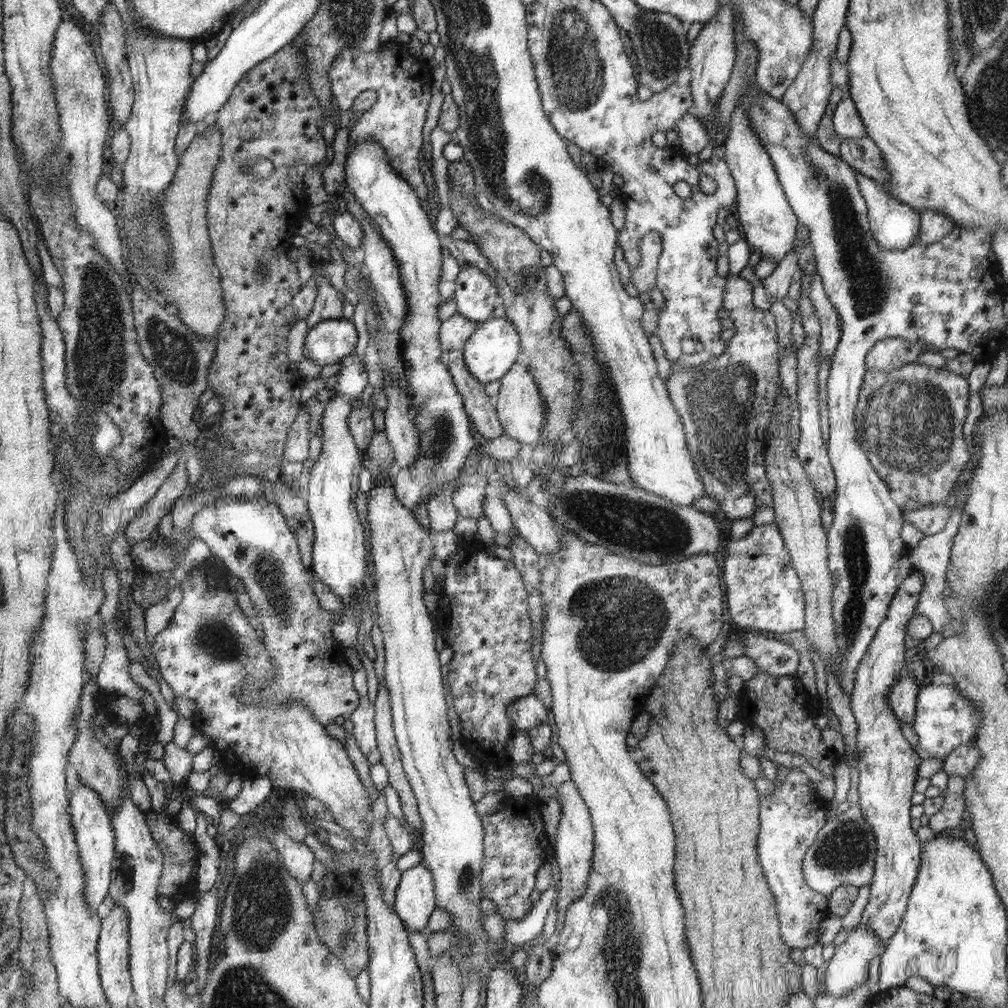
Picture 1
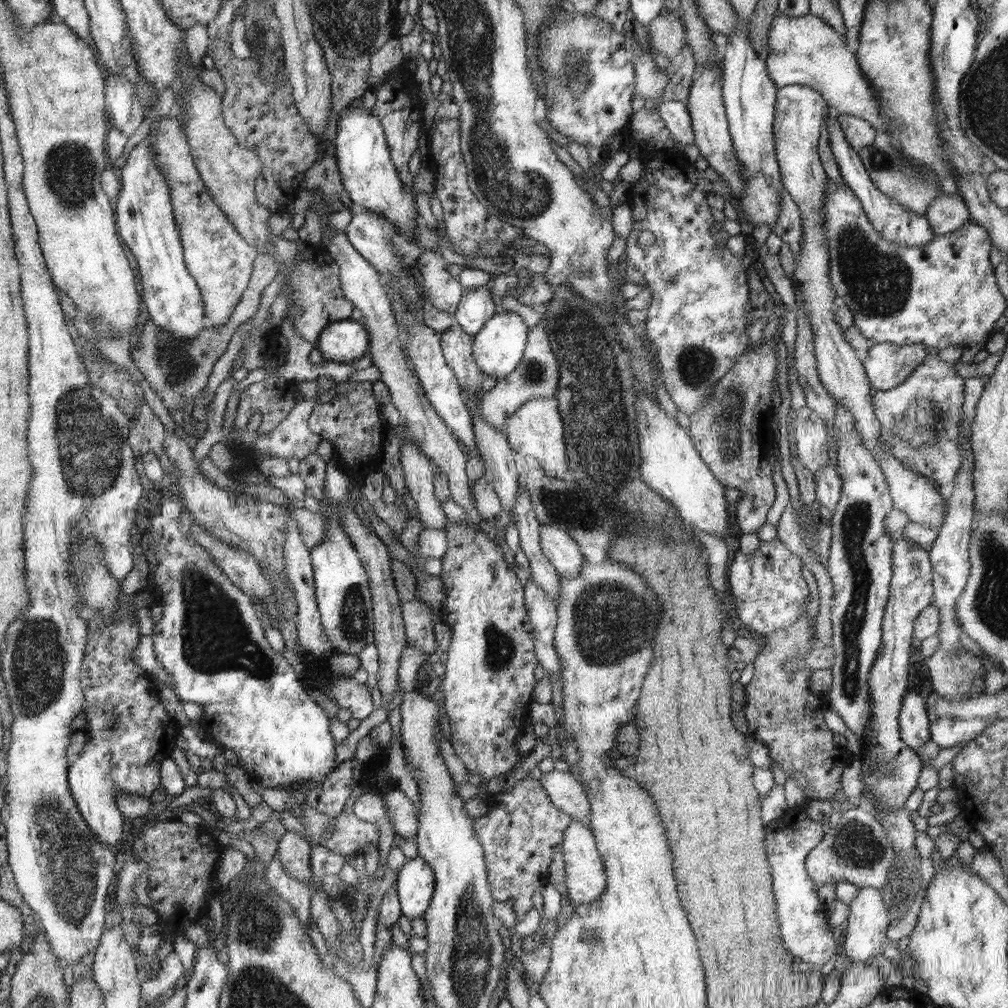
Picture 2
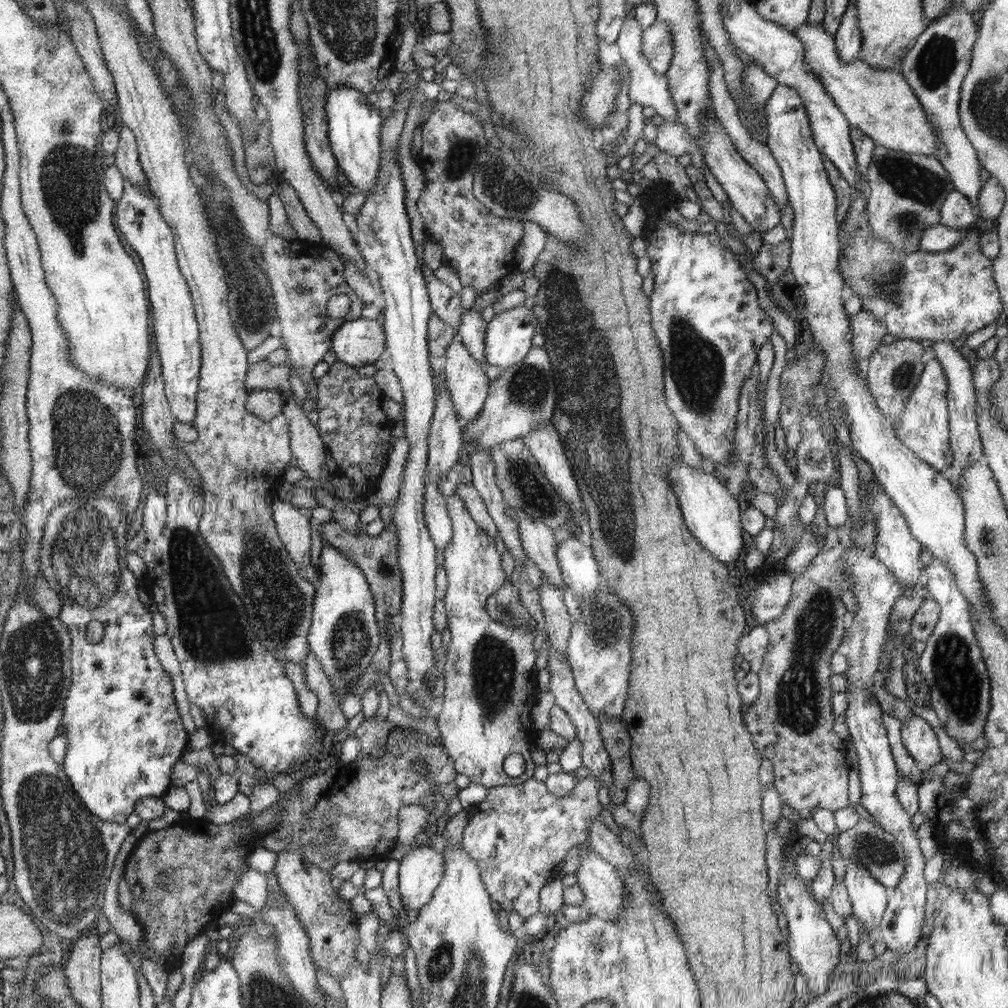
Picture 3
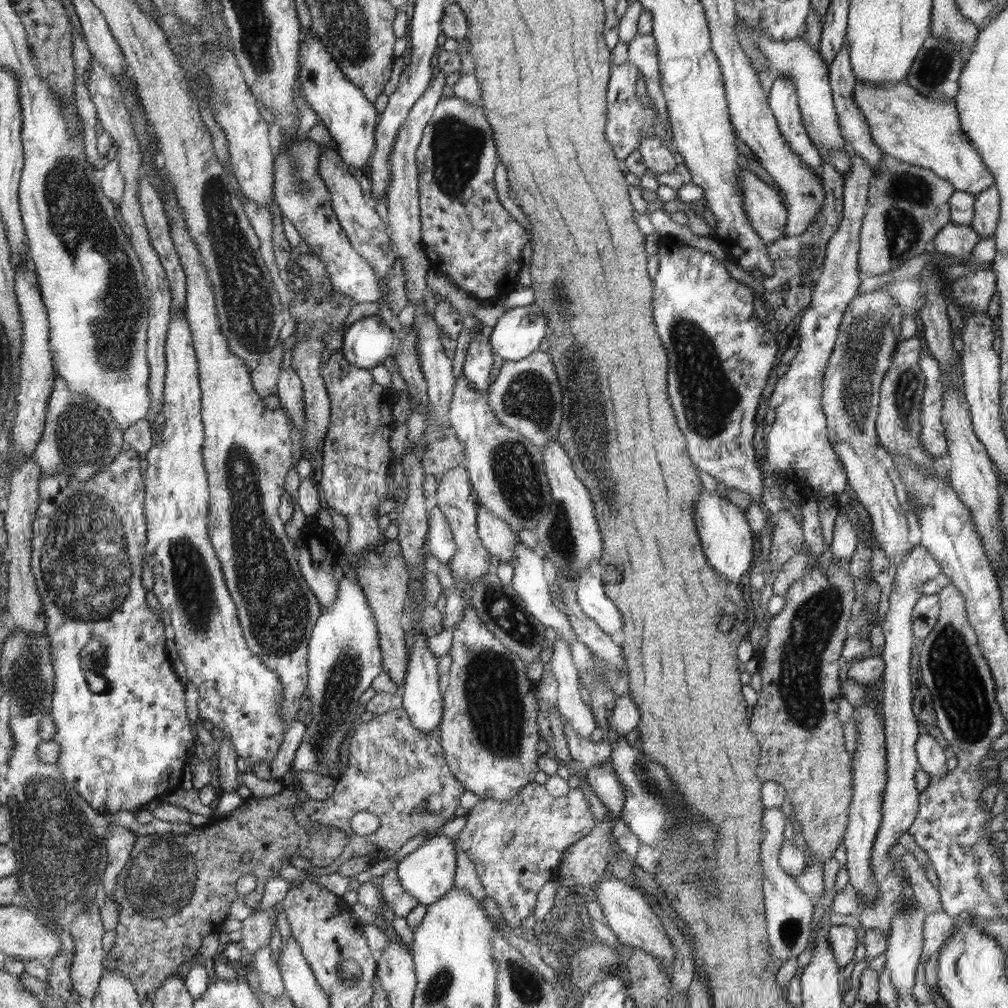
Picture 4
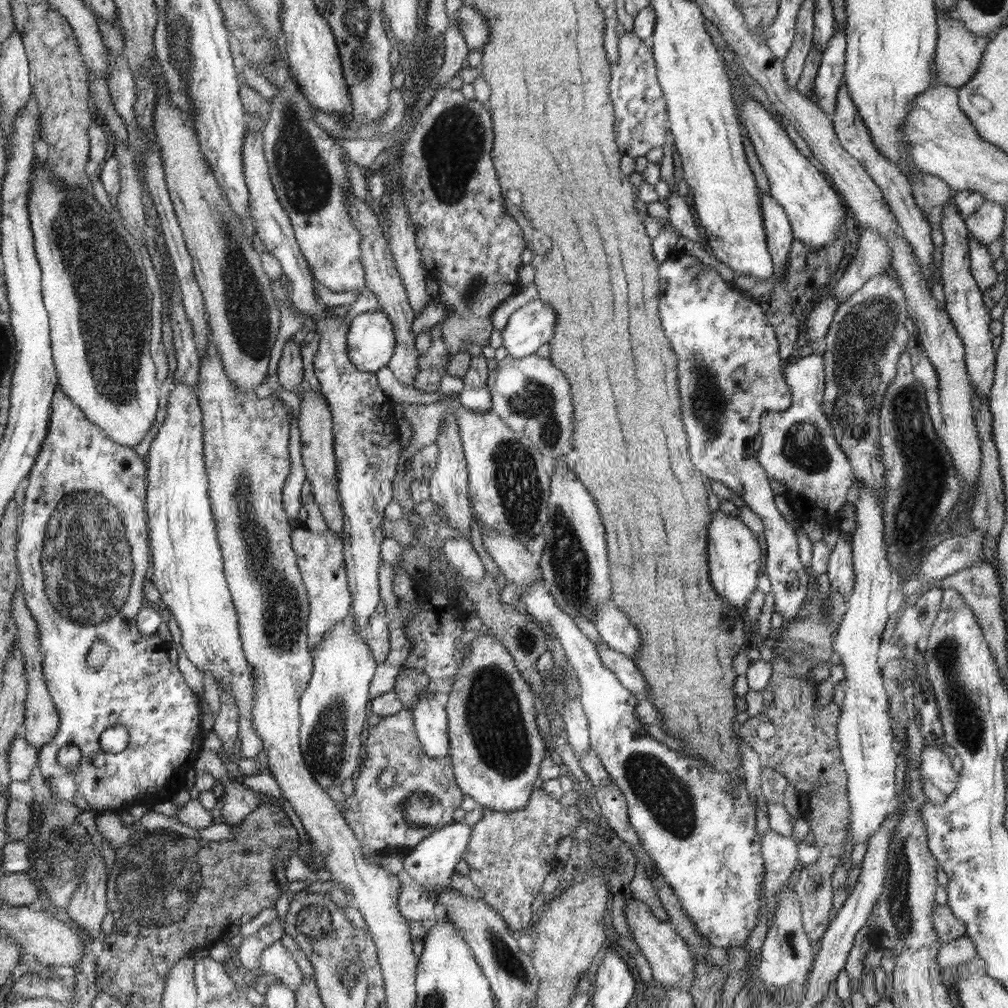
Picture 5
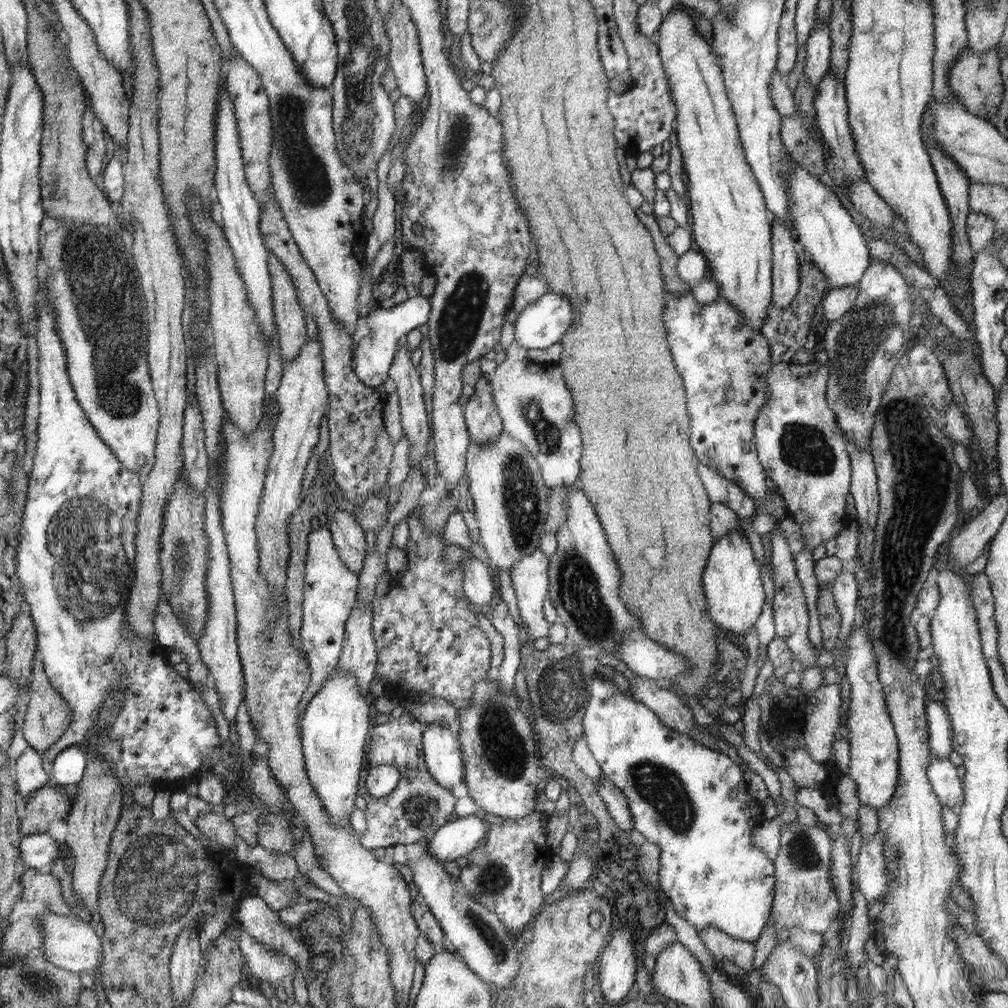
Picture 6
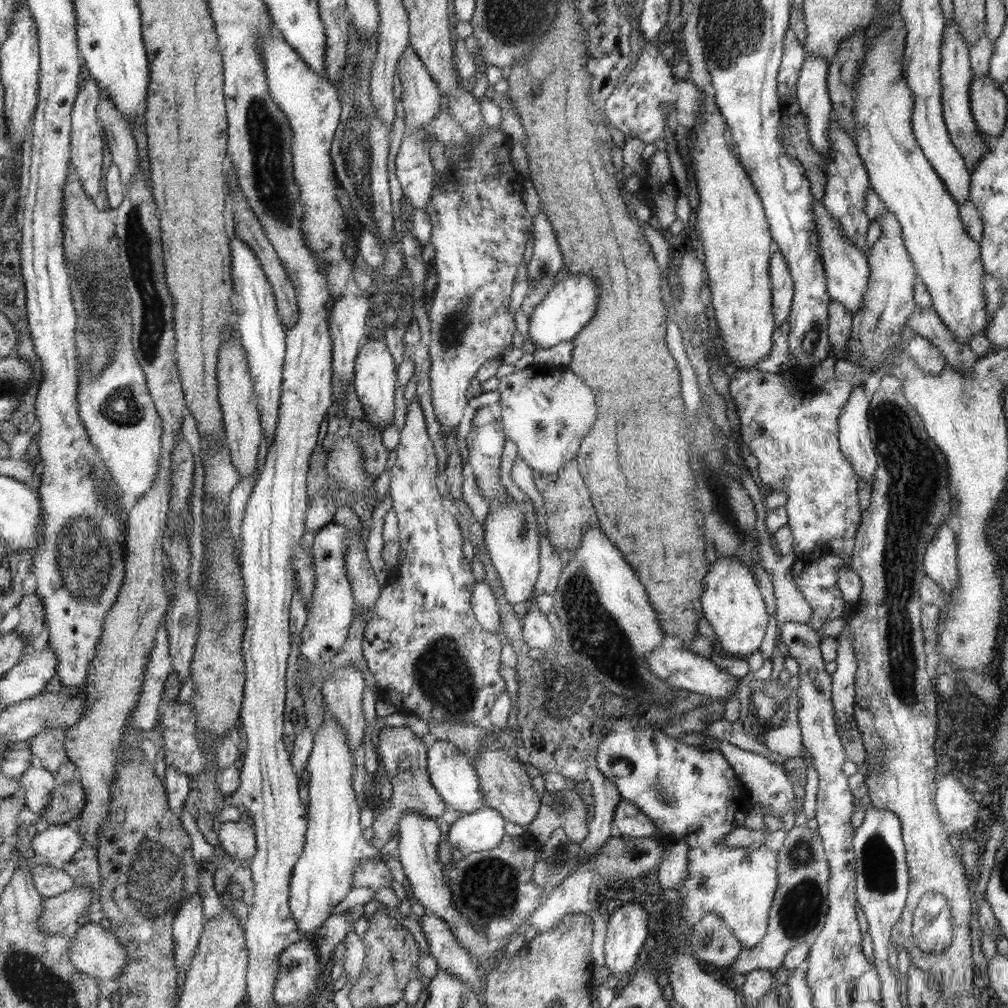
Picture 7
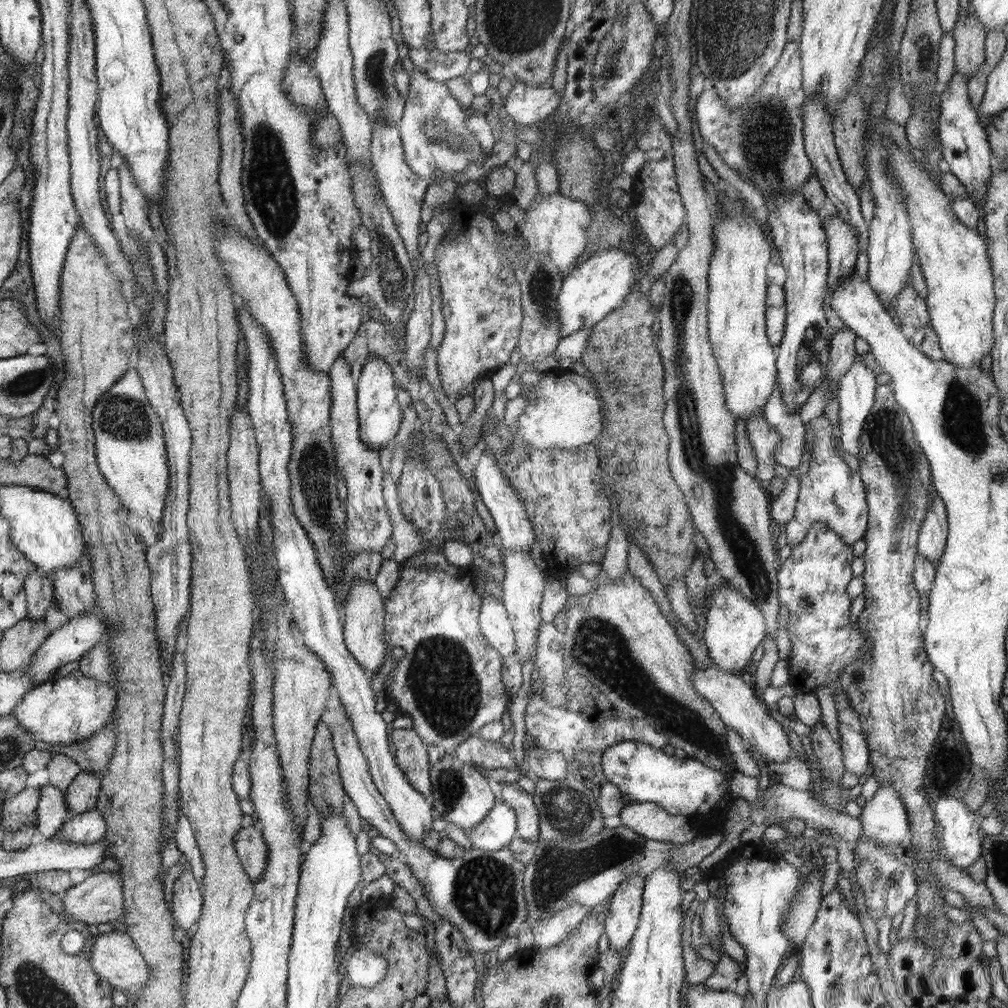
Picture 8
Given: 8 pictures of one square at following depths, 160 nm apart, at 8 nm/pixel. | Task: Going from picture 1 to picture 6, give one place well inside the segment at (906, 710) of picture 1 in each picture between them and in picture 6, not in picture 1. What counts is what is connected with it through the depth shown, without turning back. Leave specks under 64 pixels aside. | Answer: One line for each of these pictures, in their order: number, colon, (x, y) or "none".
2: (914, 726)
3: (919, 738)
4: (932, 758)
5: (934, 764)
6: (943, 776)

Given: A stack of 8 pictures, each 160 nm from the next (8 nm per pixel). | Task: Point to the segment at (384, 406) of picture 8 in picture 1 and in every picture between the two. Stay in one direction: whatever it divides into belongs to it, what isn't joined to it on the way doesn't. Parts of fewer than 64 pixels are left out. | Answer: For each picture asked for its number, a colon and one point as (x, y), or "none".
1: (330, 341)
2: (343, 341)
3: (360, 342)
4: (367, 343)
5: (371, 341)
6: (375, 341)
7: (375, 379)

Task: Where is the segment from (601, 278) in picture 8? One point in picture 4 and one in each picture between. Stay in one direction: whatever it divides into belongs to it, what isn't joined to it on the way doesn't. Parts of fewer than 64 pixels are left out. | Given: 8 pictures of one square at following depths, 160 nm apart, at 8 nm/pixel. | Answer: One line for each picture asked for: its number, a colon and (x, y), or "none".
4: (517, 334)
5: (531, 326)
6: (543, 323)
7: (569, 306)

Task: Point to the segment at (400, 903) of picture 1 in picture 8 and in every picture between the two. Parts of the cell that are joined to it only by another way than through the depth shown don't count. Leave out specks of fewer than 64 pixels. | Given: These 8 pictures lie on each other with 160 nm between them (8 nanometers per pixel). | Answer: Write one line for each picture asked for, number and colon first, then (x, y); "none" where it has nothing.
2: (415, 884)
3: (420, 872)
4: (428, 873)
5: (432, 864)
6: (459, 838)
7: (482, 830)
8: (495, 832)

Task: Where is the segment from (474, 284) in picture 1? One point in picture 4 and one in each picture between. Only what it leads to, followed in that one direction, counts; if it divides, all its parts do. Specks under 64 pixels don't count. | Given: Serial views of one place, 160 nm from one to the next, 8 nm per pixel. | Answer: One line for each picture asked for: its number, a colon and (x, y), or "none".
2: (477, 306)
3: (473, 328)
4: (479, 359)

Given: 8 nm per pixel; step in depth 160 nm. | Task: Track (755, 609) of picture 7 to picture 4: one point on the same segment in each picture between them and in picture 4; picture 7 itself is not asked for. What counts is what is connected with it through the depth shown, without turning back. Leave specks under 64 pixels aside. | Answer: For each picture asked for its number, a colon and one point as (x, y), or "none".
4: (726, 537)
5: (733, 553)
6: (734, 593)

